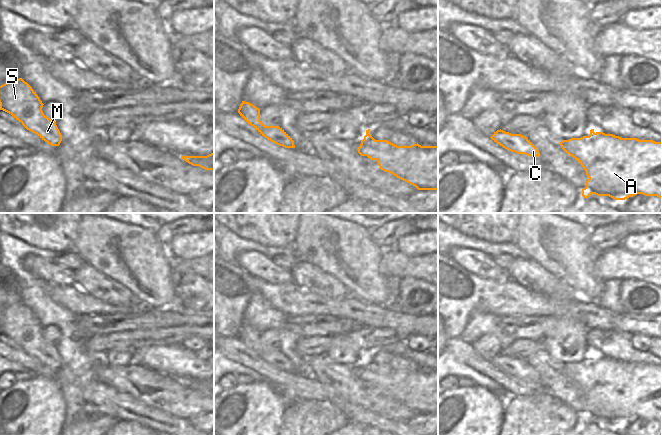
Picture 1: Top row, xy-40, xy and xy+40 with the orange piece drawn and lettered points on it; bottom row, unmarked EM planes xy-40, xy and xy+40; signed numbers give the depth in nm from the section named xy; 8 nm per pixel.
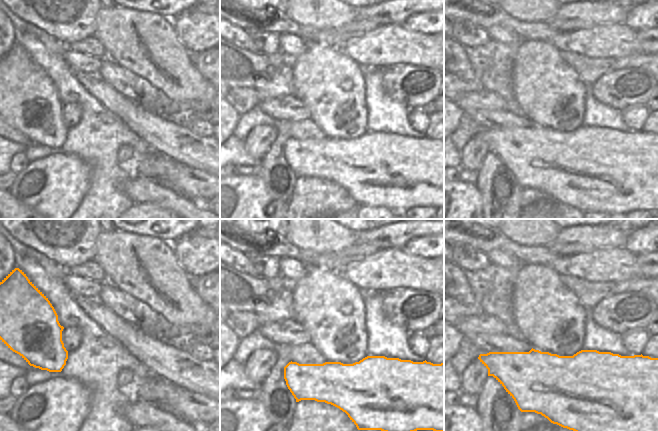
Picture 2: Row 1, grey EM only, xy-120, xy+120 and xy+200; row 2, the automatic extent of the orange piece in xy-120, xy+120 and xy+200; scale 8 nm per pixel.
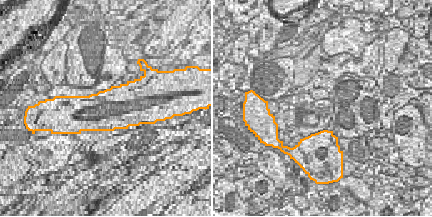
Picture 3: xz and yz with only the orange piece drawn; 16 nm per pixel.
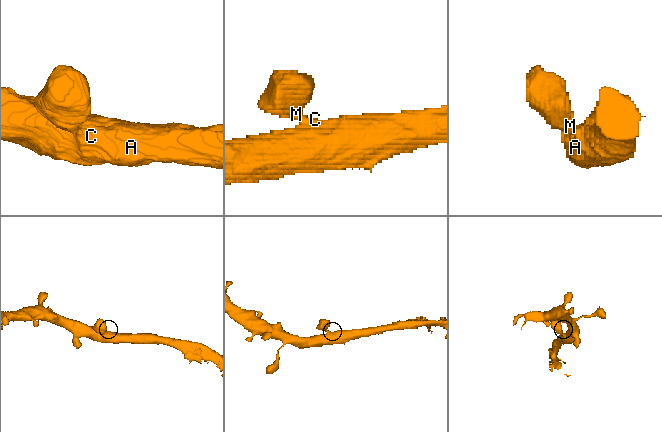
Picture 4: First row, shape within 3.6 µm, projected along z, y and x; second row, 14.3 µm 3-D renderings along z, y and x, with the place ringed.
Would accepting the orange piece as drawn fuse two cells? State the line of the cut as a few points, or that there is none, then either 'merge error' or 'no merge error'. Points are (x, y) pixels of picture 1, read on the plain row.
cut none; no merge error

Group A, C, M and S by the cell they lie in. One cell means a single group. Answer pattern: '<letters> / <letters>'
A C M S

